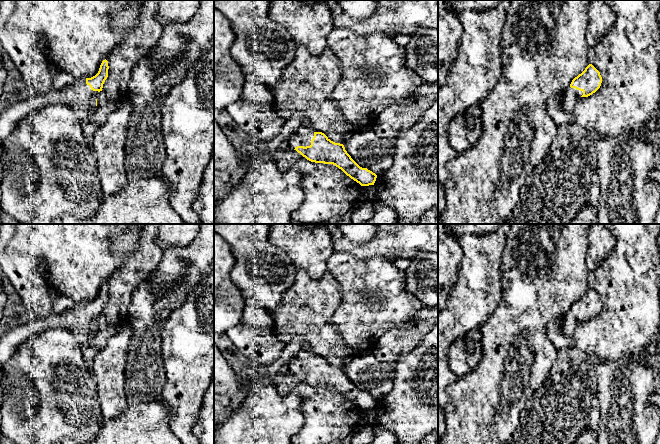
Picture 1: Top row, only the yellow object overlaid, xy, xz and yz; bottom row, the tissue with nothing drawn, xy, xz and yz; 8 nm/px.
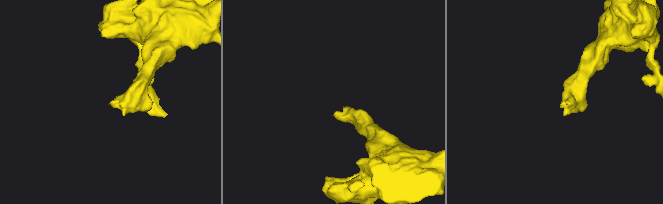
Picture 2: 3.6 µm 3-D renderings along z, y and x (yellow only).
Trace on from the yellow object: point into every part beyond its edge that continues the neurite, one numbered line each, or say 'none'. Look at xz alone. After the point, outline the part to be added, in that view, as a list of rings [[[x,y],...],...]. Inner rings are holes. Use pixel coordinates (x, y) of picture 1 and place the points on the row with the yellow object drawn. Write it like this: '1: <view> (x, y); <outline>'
1: xz (303, 136); [[[302,121],[296,133],[288,141],[284,142],[279,149],[294,150],[297,146],[310,146],[314,132],[307,121]]]

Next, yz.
1: yz (569, 98); [[[569,86],[569,88],[564,93],[562,93],[561,96],[561,102],[563,108],[567,112],[573,113],[575,105],[577,104],[578,100],[581,98],[582,95],[583,91],[571,88]]]

